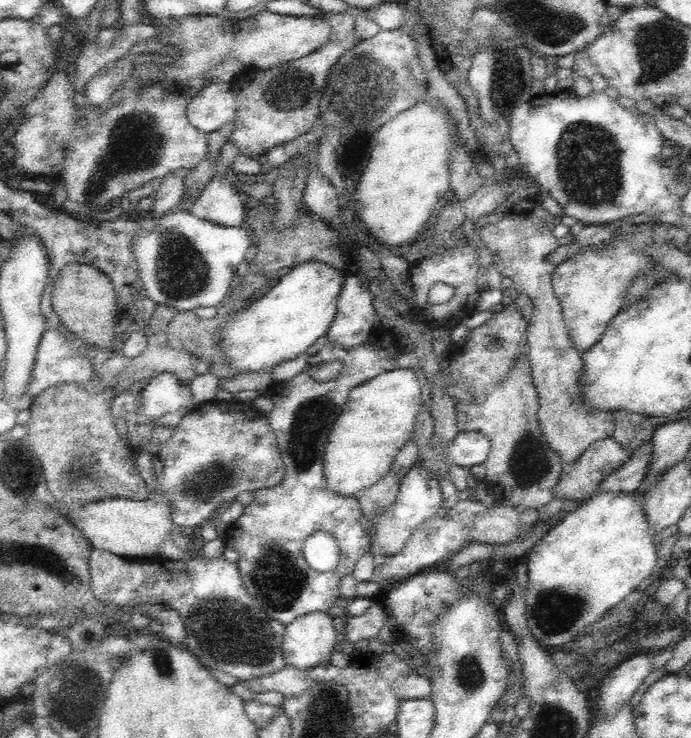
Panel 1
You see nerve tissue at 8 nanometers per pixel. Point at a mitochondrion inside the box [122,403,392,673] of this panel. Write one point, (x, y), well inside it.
(279, 581)

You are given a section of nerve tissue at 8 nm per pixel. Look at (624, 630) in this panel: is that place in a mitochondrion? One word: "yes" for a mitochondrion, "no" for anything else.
no

